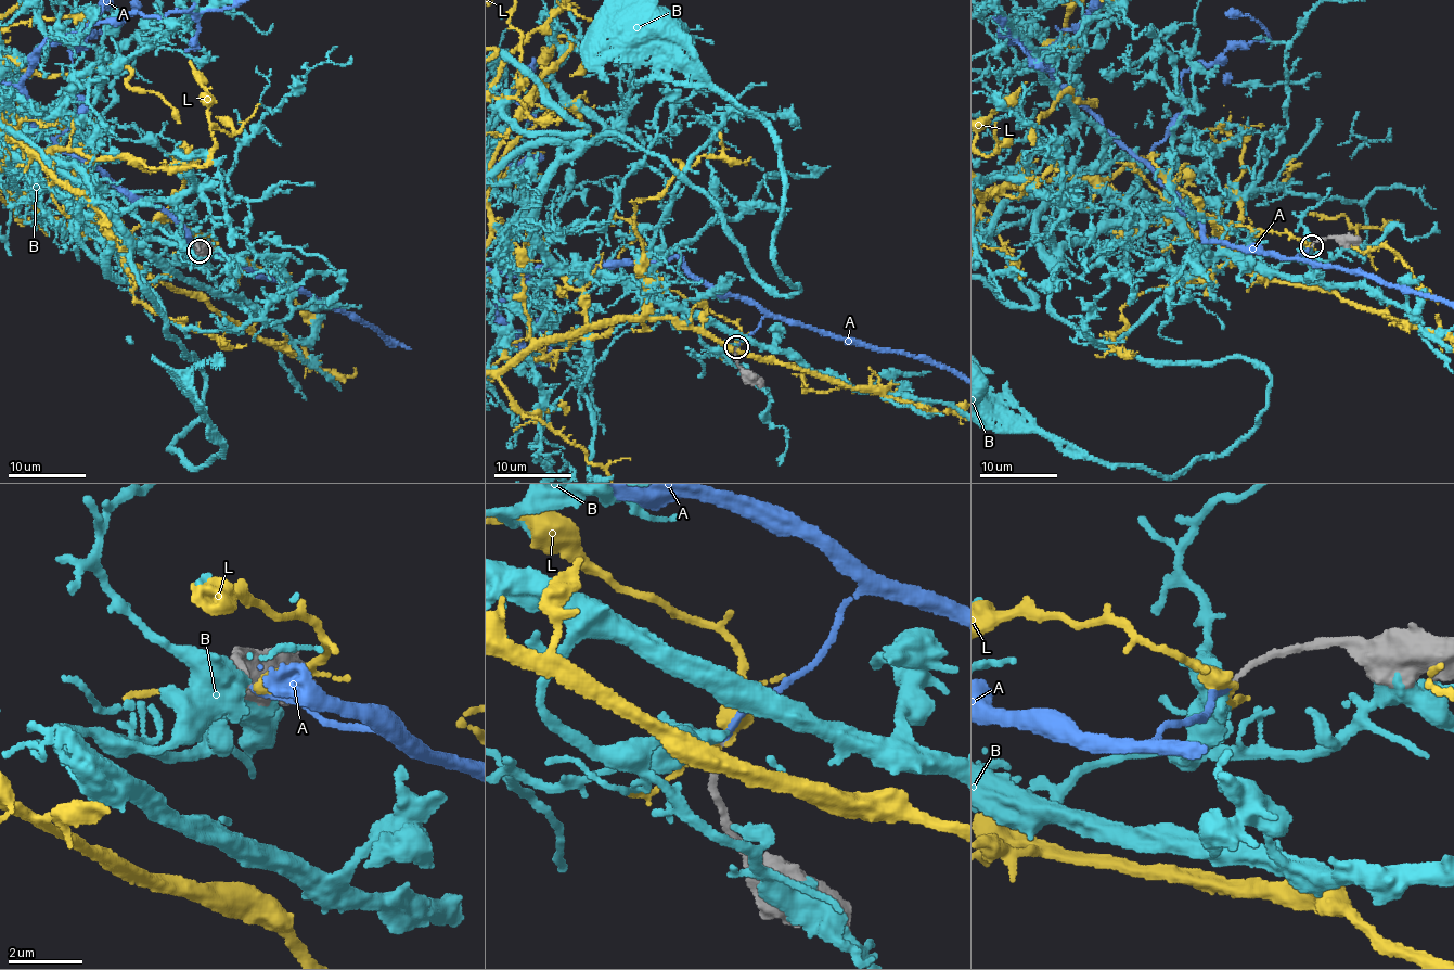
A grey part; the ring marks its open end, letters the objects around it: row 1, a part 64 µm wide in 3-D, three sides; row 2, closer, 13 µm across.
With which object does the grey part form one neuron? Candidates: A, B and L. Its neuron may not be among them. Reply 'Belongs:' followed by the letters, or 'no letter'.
Belongs: A

